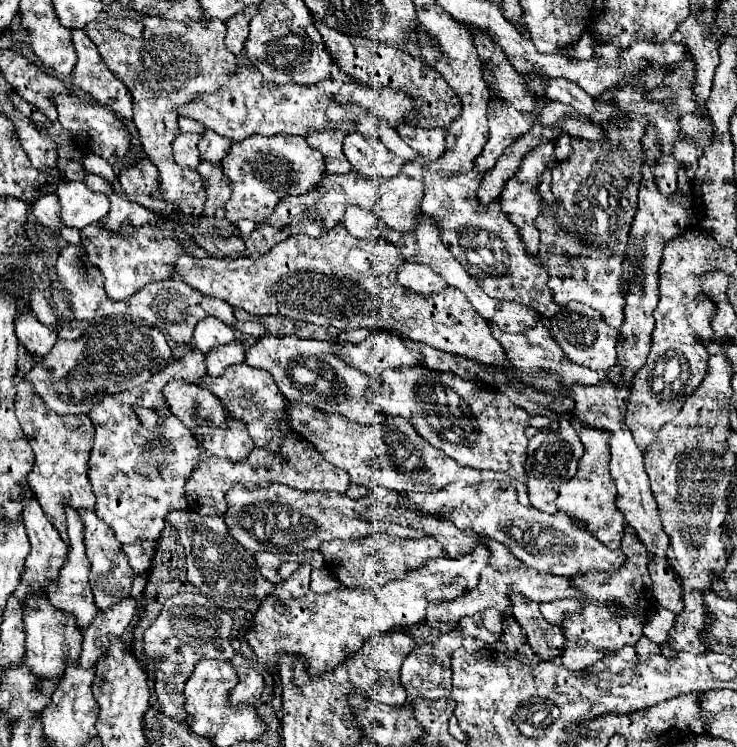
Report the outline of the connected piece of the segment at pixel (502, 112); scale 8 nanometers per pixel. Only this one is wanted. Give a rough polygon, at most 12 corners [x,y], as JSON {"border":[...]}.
{"border":[[504,100],[488,104],[490,136],[476,158],[488,172],[502,152],[532,128],[538,112],[516,112]]}

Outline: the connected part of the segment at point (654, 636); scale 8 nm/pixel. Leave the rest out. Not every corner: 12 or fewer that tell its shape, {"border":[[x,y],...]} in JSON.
{"border":[[658,608],[644,626],[644,636],[656,646],[668,642],[674,614]]}

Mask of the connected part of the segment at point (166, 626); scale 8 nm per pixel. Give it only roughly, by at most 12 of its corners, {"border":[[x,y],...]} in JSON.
{"border":[[200,594],[164,602],[144,632],[164,716],[188,726],[184,684],[230,652],[230,614]]}

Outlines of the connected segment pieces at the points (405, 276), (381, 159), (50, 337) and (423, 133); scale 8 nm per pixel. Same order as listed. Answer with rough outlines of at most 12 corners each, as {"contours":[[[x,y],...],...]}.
{"contours":[[[402,264],[398,280],[418,294],[446,288],[428,266]],[[346,134],[358,174],[392,178],[404,161],[380,138]],[[30,310],[16,316],[16,336],[24,348],[46,356],[58,336]],[[396,128],[402,140],[428,160],[446,148],[446,128]]]}

